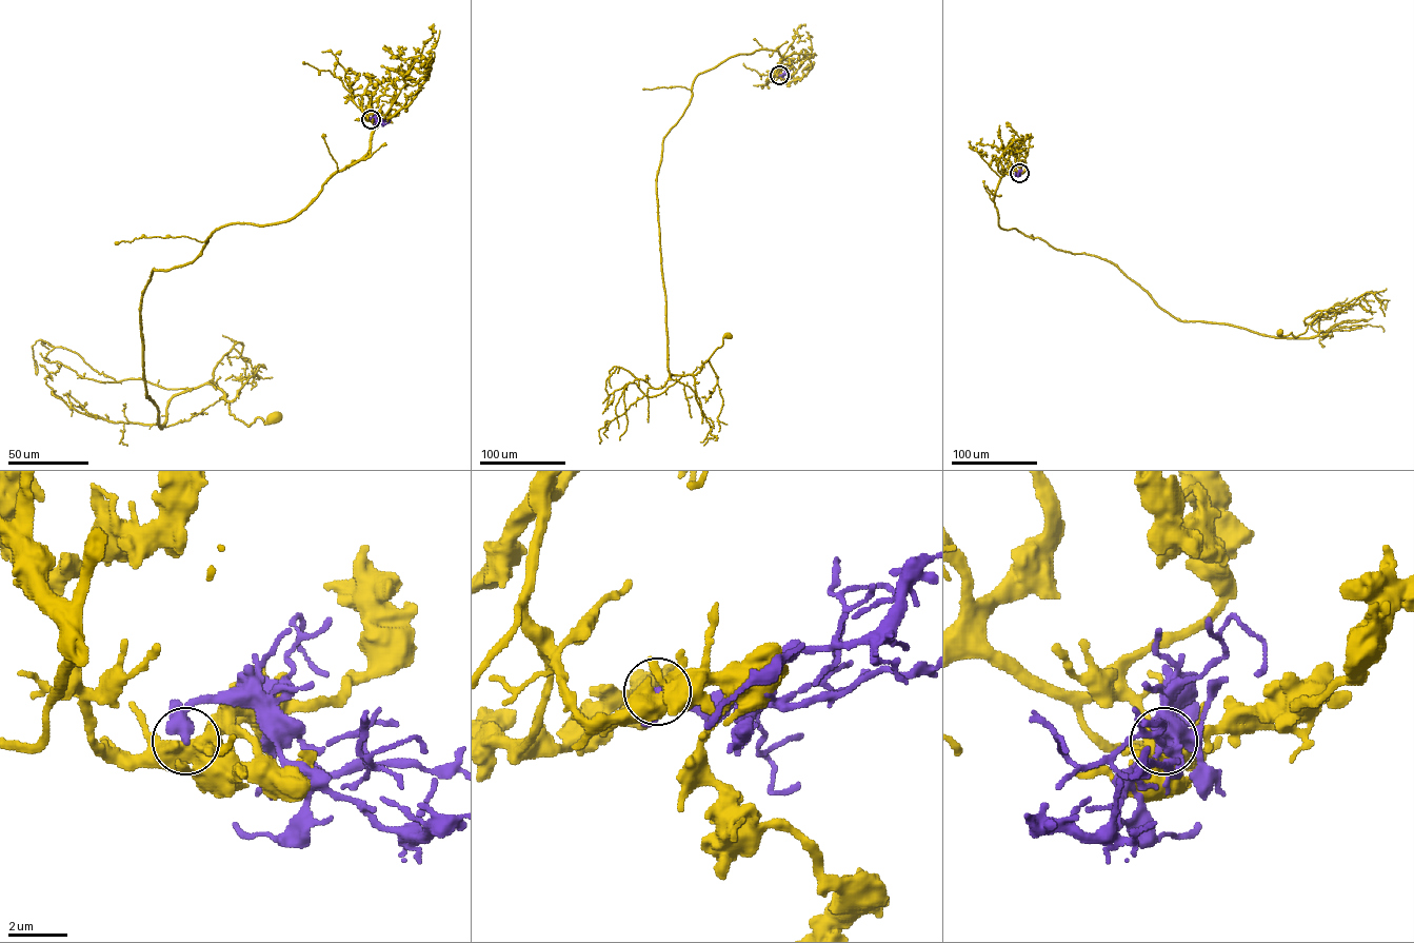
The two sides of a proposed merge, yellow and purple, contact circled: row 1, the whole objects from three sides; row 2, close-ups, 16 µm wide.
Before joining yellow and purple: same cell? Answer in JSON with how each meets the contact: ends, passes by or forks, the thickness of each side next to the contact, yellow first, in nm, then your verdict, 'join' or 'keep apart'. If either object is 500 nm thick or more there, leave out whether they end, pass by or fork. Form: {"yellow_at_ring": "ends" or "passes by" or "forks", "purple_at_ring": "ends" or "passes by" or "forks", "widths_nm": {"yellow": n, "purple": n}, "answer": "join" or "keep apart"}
{"widths_nm": {"yellow": 650, "purple": 550}, "answer": "keep apart"}

